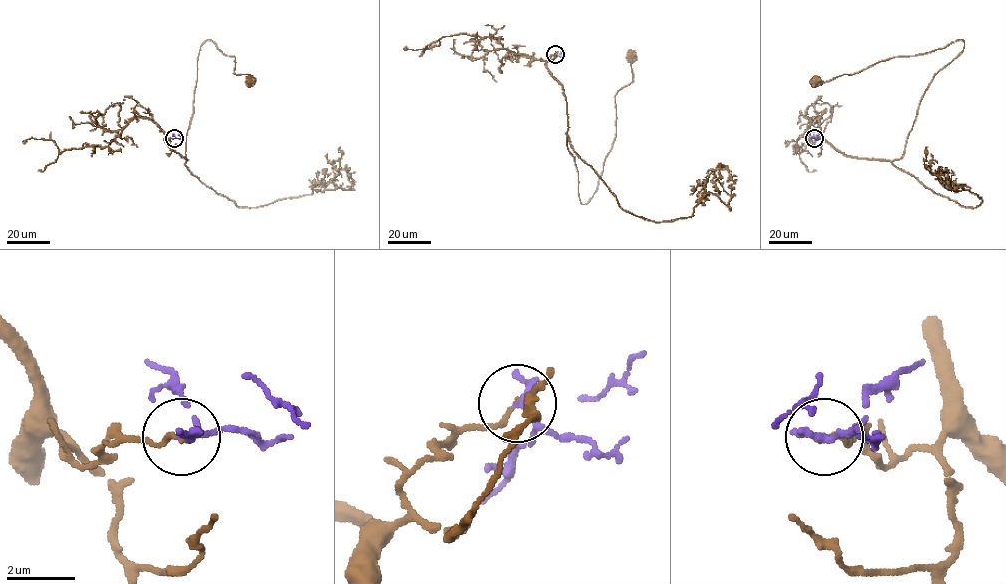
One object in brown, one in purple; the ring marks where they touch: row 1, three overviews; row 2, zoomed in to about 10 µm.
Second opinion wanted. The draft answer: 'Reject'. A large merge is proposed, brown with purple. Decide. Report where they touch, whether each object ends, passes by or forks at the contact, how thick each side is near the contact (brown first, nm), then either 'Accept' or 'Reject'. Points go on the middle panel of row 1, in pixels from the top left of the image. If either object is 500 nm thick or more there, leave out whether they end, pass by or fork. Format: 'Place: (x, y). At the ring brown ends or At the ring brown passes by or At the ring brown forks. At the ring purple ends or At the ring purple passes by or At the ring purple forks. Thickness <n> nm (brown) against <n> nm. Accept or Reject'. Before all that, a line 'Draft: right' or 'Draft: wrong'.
Draft: wrong
Place: (555, 54). At the ring brown ends. At the ring purple passes by. Thickness 140 nm (brown) against 190 nm. Accept

